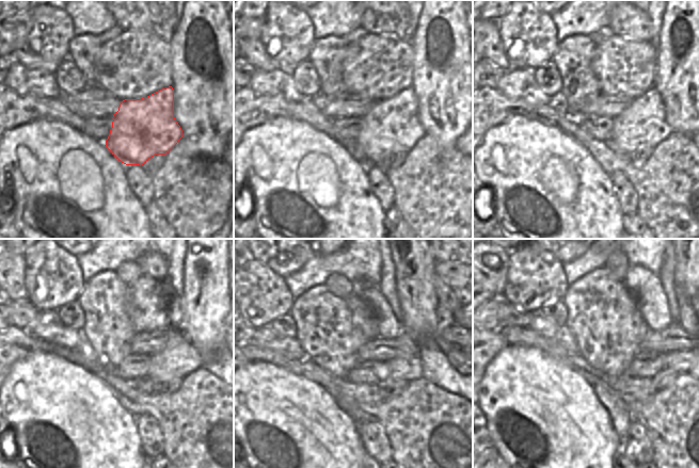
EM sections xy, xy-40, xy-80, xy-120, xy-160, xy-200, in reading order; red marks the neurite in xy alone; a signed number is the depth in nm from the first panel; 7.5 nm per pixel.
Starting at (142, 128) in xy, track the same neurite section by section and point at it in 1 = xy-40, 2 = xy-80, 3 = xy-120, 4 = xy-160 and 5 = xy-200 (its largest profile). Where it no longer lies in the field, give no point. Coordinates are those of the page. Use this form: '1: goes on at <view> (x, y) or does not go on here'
1: goes on at xy-40 (392, 125)
2: goes on at xy-80 (642, 124)
3: goes on at xy-120 (179, 358)
4: goes on at xy-160 (437, 358)
5: goes on at xy-200 (687, 318)

